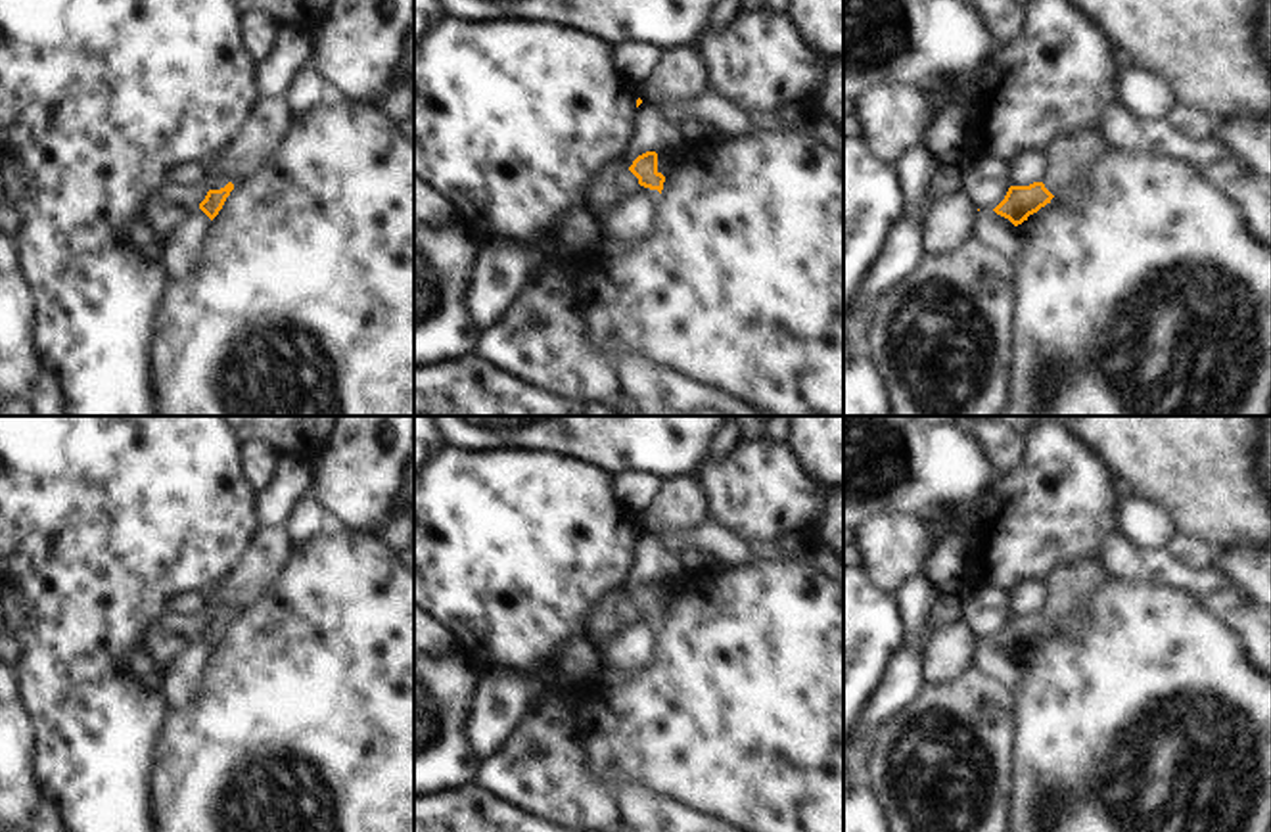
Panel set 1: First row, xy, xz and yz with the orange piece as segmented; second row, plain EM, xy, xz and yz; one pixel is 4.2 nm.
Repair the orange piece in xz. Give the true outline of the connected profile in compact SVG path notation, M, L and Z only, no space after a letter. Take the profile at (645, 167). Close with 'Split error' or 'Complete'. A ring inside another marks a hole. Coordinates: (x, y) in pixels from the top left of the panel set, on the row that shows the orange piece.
M646 151L638 155L629 171L638 178L640 192L652 207L658 205L665 176L658 171L658 153Z. Split error

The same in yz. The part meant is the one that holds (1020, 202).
M1072 130L1058 134L1047 148L1047 176L1029 186L1010 186L1005 199L993 209L1014 226L1028 220L1029 215L1051 203L1066 186L1079 182L1093 161L1104 155L1108 144L1097 130Z. Split error

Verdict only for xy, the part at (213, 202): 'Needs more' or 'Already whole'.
Needs more

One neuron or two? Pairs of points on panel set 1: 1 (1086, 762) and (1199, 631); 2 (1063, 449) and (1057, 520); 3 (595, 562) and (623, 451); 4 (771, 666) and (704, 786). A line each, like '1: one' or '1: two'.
1: one
2: one
3: two
4: one

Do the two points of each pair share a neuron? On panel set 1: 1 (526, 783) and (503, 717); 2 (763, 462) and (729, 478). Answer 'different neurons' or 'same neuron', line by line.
1: different neurons
2: same neuron

